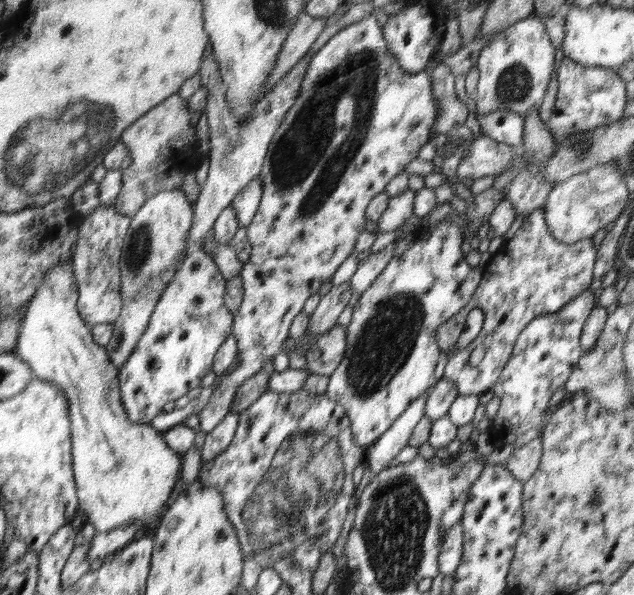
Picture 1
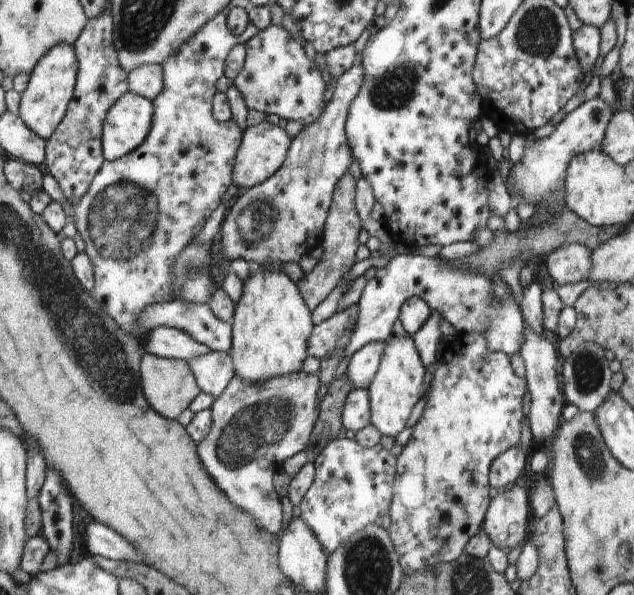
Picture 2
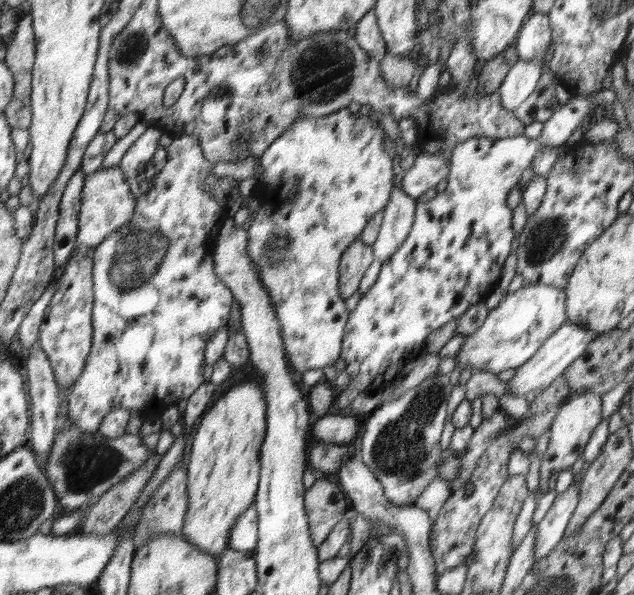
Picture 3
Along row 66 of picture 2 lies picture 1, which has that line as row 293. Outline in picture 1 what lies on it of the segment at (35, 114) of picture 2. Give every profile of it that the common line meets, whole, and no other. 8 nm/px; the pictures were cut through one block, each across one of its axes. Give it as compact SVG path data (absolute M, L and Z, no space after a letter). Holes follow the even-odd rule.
M64 263L58 266L54 266L46 278L44 283L41 284L36 292L34 299L29 302L28 310L26 310L26 316L21 322L19 335L14 348L14 353L26 361L26 364L32 368L33 376L38 379L47 380L50 384L55 384L58 388L64 392L69 402L69 417L70 417L70 438L72 449L72 466L73 477L78 487L78 500L81 501L81 509L85 519L85 522L94 525L96 533L105 533L113 531L115 528L121 527L123 524L135 524L135 522L143 522L143 524L149 524L153 519L157 519L158 514L162 512L162 508L166 504L170 493L178 480L178 472L180 472L180 466L182 465L181 458L176 451L168 448L165 439L163 438L163 432L154 430L154 427L149 423L146 424L134 424L133 421L128 419L128 411L124 407L121 381L120 381L120 368L113 363L110 359L110 354L107 350L104 350L102 346L94 344L92 340L92 334L90 334L90 325L78 312L77 299L80 298L80 290L77 288L76 277L73 273L73 263Z

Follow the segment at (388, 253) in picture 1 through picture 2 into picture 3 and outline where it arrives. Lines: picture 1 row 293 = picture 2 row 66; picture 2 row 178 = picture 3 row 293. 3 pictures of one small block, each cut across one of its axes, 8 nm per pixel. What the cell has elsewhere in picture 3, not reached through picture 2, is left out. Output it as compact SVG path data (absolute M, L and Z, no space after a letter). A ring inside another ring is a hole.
M349 108L337 110L336 113L321 117L304 117L288 128L284 135L276 138L272 145L264 152L258 160L258 168L254 172L256 179L256 191L259 191L260 208L247 230L248 235L248 257L257 272L266 292L270 294L270 302L273 304L275 315L279 322L279 329L282 337L282 344L285 348L285 356L289 360L289 365L300 377L306 370L312 368L326 368L333 365L341 356L341 344L344 338L345 324L349 317L345 300L339 295L339 262L346 248L354 241L359 240L359 236L368 221L377 213L383 210L390 200L392 192L392 158L384 148L384 131L381 126L371 122L368 117L354 116Z

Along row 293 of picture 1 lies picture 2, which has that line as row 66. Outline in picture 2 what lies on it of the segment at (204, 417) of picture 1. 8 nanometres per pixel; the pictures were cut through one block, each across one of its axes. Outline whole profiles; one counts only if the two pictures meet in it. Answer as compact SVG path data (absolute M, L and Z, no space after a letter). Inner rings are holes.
M272 24L245 42L244 48L246 48L244 66L238 76L232 80L232 84L242 94L248 110L258 111L265 115L276 114L279 118L285 118L288 121L299 121L304 127L320 118L327 104L324 100L326 82L322 78L321 70L318 70L316 64L304 53L304 46L299 40L294 39L284 27Z

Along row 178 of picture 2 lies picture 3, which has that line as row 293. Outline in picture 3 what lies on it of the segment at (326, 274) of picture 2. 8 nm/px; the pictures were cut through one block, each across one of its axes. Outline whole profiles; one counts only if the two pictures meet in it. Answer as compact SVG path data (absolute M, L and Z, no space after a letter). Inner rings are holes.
M360 240L346 248L339 262L338 288L340 296L346 300L359 290L363 274L373 261L373 249Z

